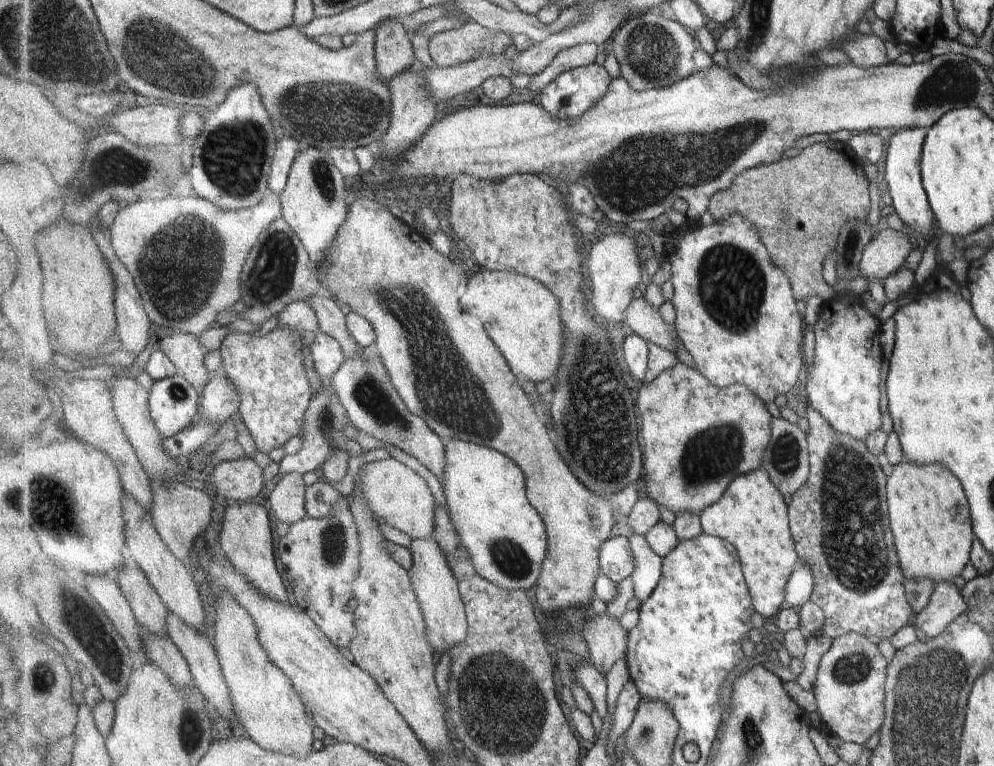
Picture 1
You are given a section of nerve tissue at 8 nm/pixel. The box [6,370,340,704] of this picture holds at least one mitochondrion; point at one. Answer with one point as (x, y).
(101, 647)

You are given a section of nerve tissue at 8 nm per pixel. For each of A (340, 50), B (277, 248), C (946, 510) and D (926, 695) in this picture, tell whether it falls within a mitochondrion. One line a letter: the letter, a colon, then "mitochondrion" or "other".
A: other
B: mitochondrion
C: other
D: mitochondrion

